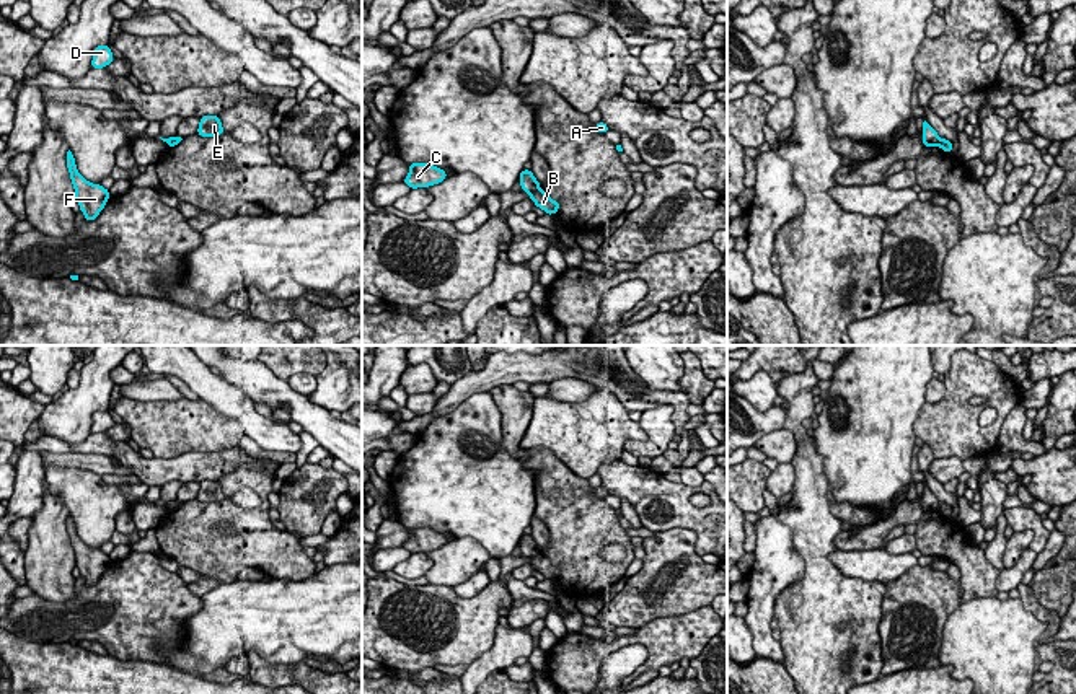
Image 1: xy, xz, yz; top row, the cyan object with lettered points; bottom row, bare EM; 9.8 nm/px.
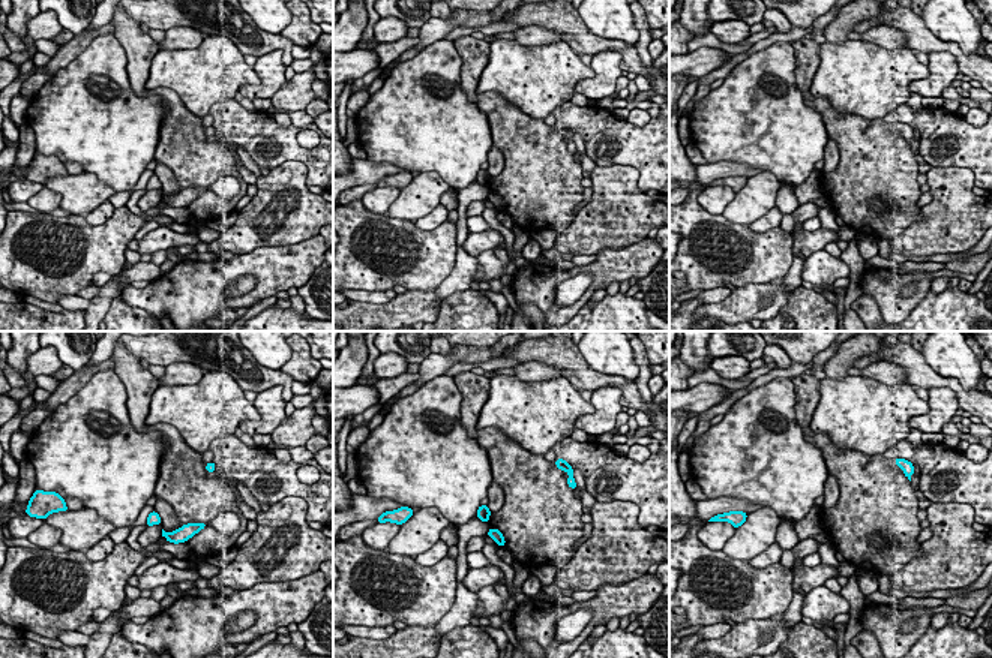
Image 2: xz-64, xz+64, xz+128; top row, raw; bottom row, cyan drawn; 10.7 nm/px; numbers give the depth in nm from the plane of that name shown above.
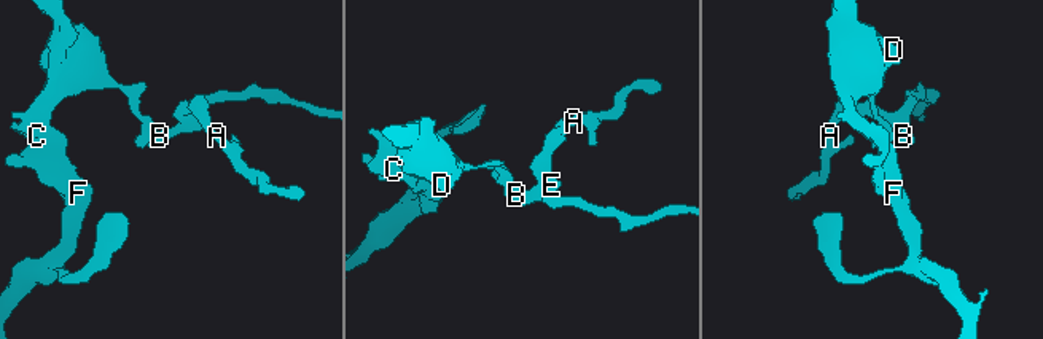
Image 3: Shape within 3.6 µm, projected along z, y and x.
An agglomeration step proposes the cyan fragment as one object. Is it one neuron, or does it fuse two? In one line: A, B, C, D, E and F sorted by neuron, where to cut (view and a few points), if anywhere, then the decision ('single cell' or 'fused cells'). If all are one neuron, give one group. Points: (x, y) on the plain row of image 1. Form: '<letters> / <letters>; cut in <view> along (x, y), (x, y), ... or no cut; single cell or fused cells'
A B E / C D F; cut in xz along (540, 554), (530, 559); fused cells

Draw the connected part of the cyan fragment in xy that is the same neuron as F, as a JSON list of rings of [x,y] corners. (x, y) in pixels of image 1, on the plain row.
[[[70,515],[67,516],[67,533],[68,533],[68,538],[70,538],[72,549],[75,552],[75,565],[78,567],[80,575],[85,580],[85,585],[91,586],[104,573],[111,559],[101,549],[88,547],[78,538],[73,518]]]

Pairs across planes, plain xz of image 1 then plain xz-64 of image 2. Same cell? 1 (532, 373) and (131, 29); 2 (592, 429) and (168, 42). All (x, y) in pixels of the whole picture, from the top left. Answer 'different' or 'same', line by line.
1: different
2: different

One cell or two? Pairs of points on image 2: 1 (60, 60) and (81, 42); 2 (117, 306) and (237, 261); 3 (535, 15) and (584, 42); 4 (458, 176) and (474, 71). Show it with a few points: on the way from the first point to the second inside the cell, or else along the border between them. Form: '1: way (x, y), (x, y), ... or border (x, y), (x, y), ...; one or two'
1: way (65, 56), (77, 45); one
2: border (119, 296), (128, 305), (141, 308), (153, 315); two
3: way (547, 15), (557, 15), (572, 30); one
4: border (461, 68), (461, 87), (486, 116), (489, 132); two

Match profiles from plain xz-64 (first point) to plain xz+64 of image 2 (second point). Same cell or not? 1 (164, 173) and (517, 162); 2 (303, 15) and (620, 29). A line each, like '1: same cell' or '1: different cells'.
1: different cells
2: different cells

